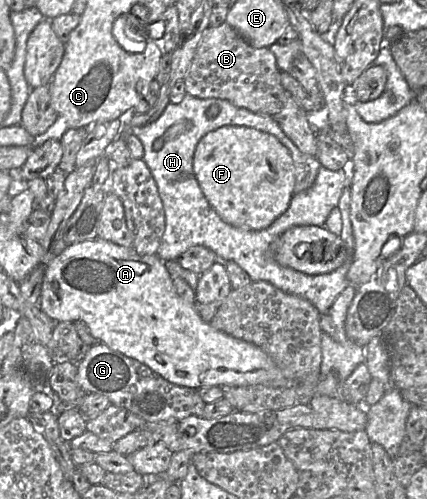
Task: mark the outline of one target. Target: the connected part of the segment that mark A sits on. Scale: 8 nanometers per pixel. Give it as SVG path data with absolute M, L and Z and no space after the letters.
M98 237L70 245L45 266L40 308L55 322L84 322L96 342L147 365L179 386L201 389L212 386L289 385L289 380L262 349L215 329L201 318L195 305L178 296L165 262L157 254L138 255L133 247L123 247Z

